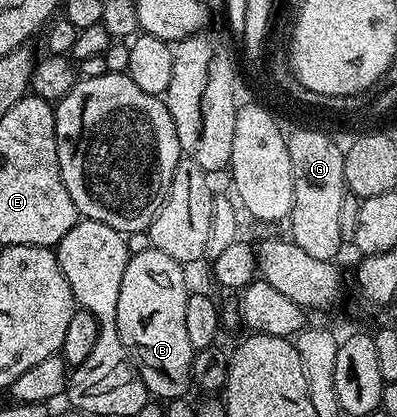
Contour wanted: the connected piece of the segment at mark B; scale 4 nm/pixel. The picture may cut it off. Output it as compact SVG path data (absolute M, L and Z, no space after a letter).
M145 249L133 254L124 267L124 279L120 279L120 295L112 307L112 320L116 323L120 339L138 366L138 374L146 385L146 392L154 399L185 397L192 389L192 371L195 349L188 343L188 331L184 324L184 303L188 296L183 262L168 259L164 251Z

